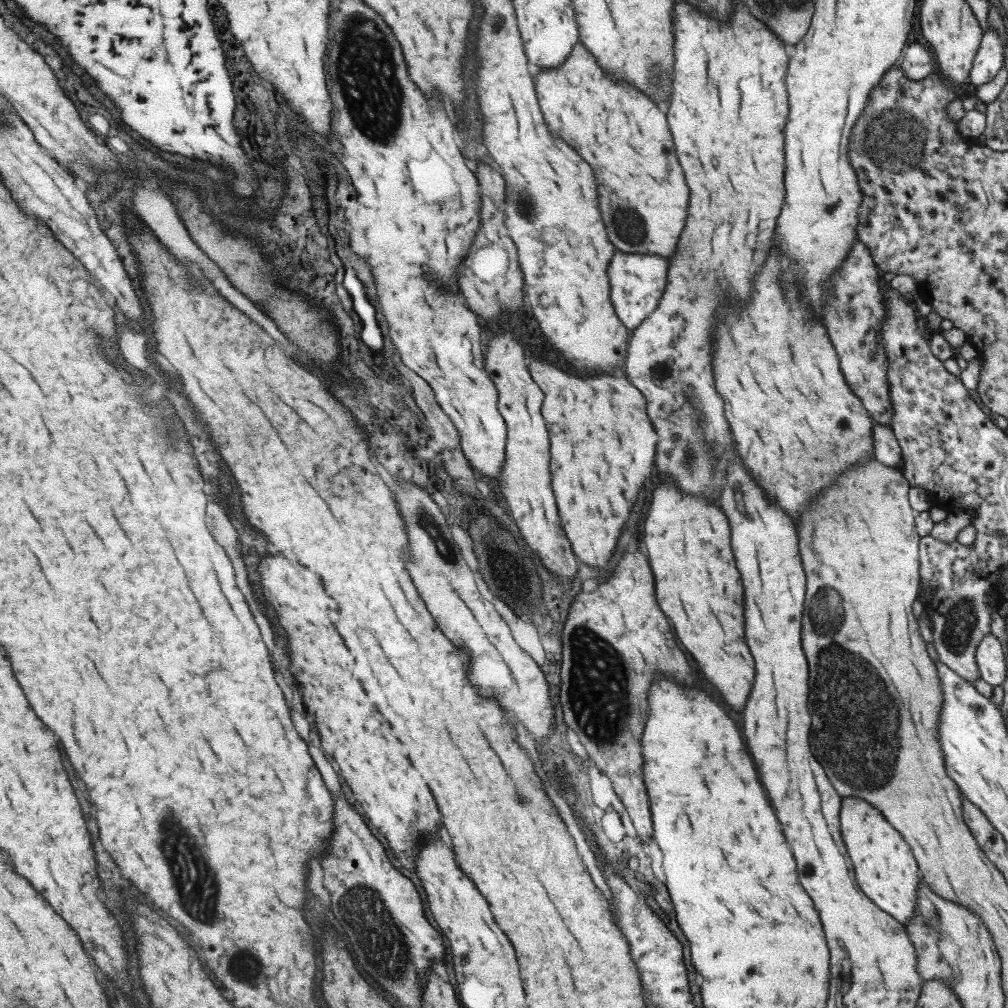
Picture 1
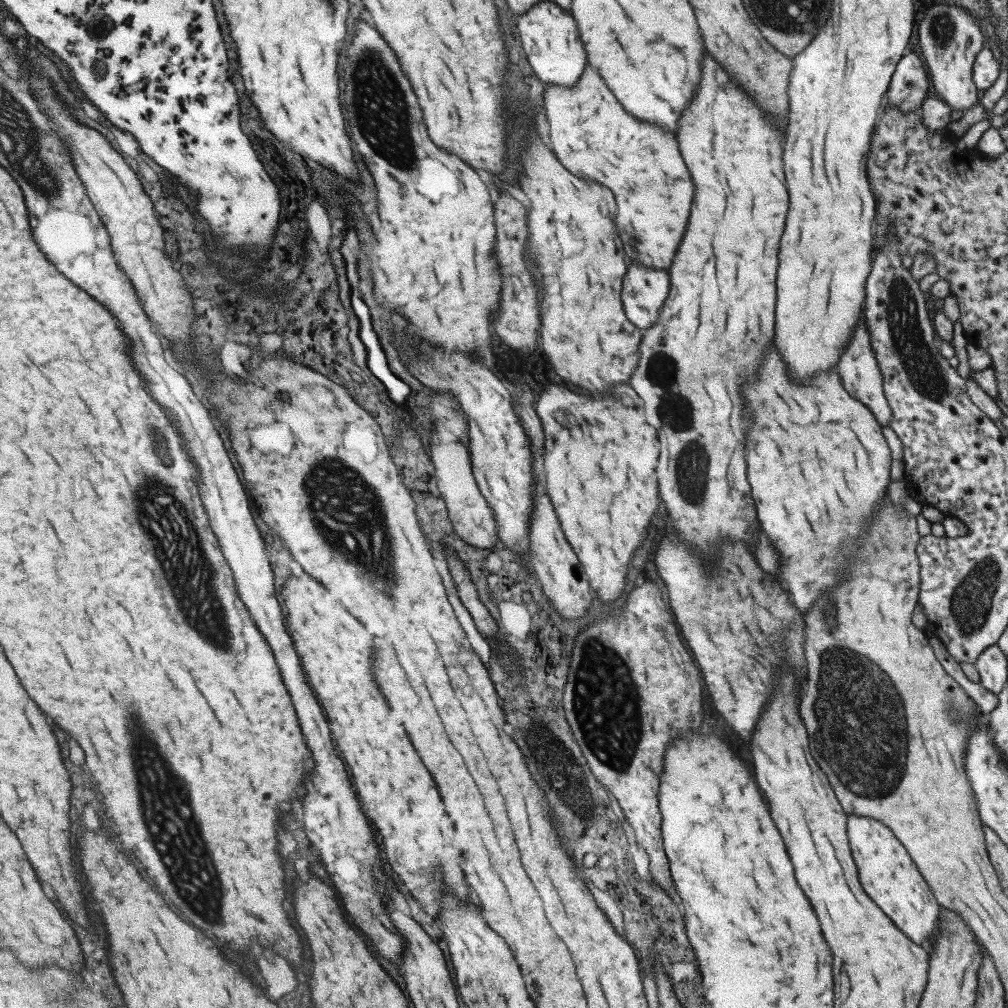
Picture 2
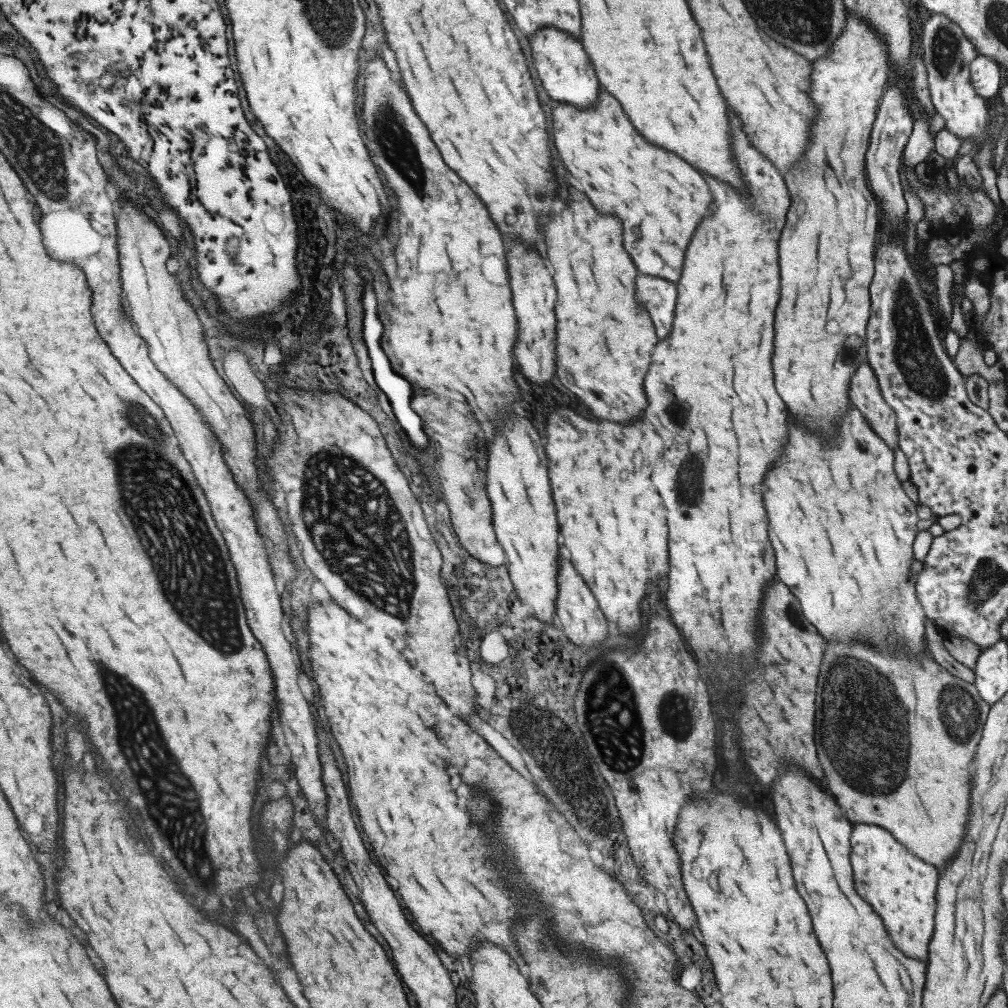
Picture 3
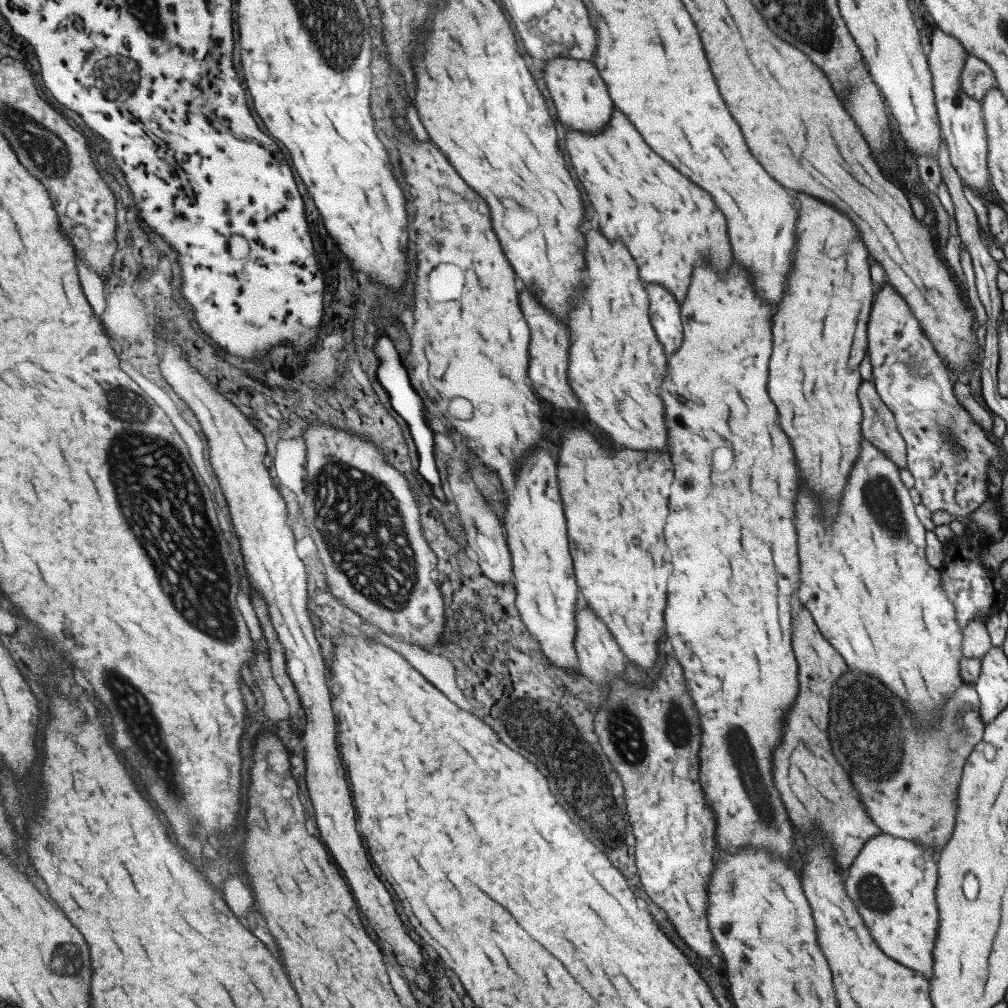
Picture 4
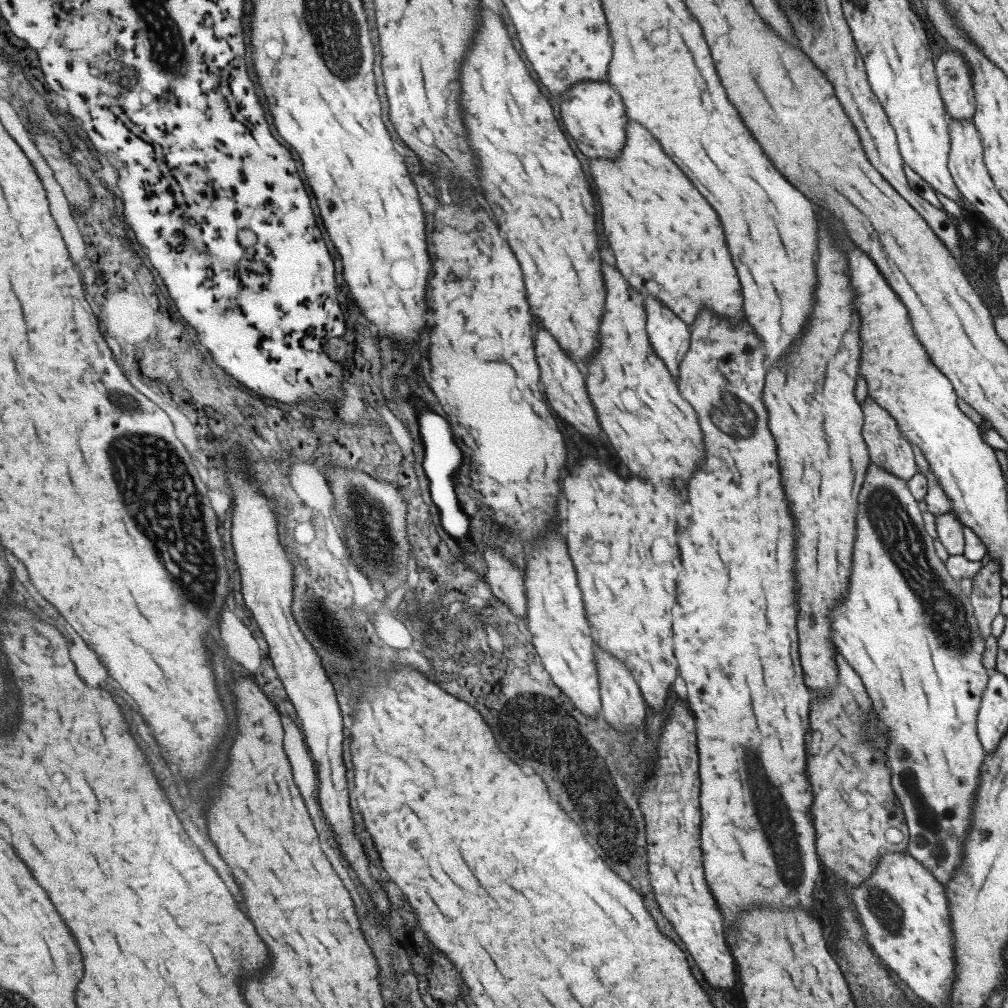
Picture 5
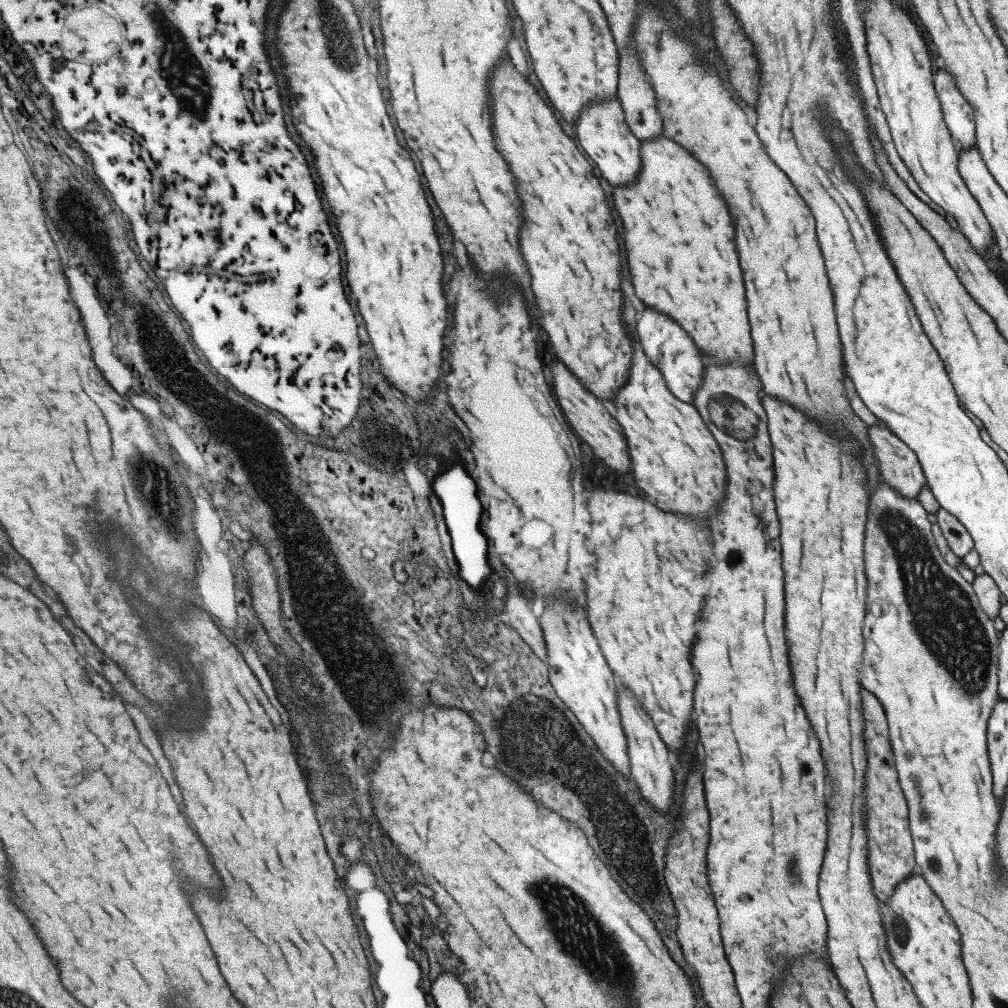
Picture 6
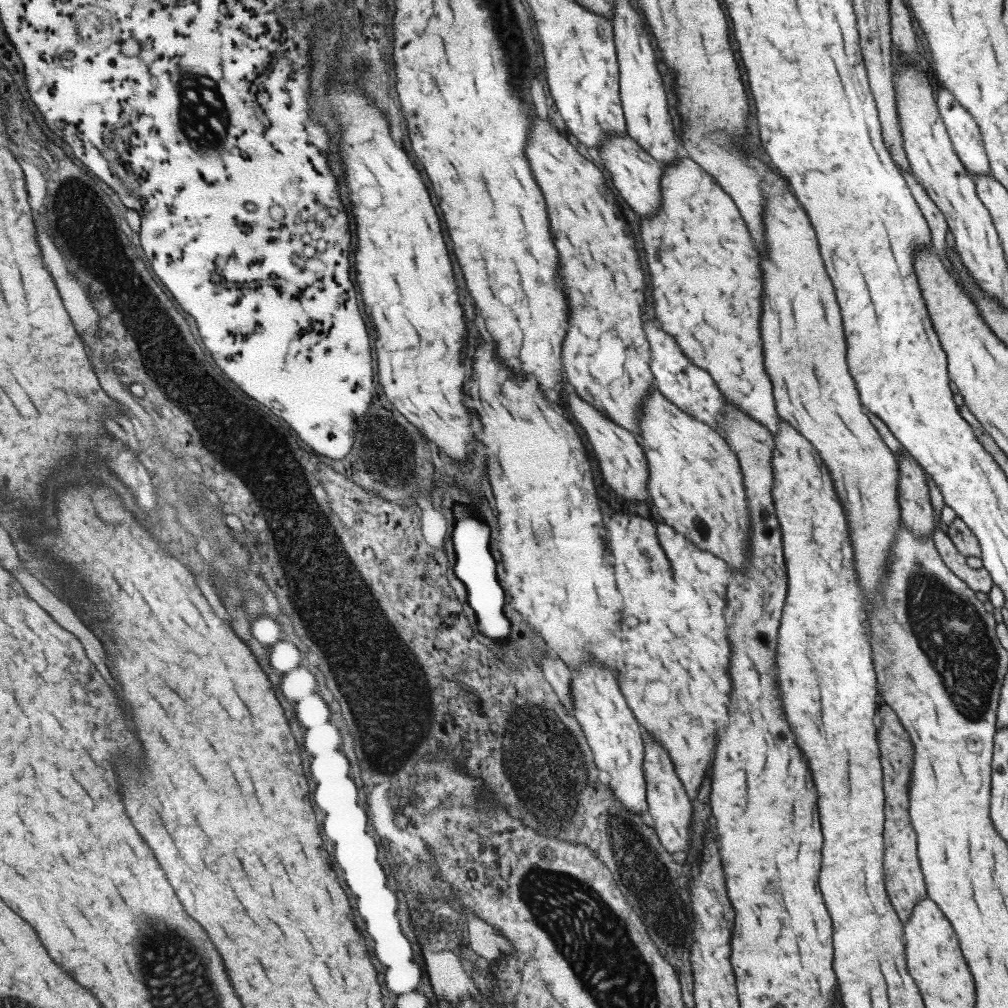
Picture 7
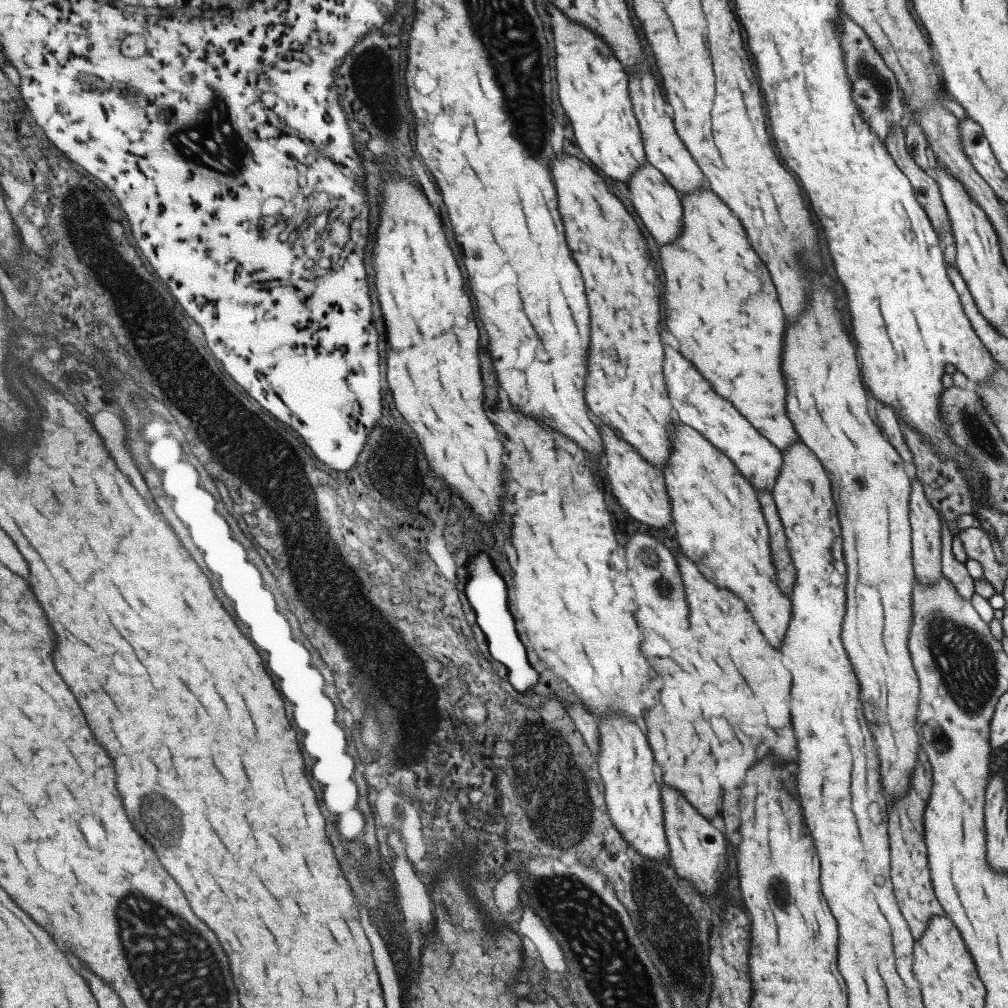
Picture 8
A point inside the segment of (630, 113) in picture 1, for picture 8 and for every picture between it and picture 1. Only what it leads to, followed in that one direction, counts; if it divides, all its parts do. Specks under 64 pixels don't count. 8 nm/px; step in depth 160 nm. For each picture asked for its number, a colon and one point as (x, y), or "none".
2: (590, 134)
3: (659, 198)
4: (665, 222)
5: (666, 240)
6: (678, 235)
7: (705, 278)
8: (719, 304)

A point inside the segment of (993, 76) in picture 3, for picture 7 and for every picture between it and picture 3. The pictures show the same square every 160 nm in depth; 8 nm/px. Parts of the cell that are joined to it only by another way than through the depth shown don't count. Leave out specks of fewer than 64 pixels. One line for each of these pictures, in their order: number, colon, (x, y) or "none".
4: (976, 79)
5: (953, 76)
6: (957, 114)
7: (963, 133)

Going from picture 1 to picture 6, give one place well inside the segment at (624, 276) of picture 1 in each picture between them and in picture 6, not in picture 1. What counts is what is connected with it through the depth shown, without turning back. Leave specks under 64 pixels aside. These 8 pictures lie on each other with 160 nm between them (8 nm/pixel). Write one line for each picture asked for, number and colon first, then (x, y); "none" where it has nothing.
2: (643, 289)
3: (656, 296)
4: (663, 310)
5: (669, 336)
6: (669, 348)

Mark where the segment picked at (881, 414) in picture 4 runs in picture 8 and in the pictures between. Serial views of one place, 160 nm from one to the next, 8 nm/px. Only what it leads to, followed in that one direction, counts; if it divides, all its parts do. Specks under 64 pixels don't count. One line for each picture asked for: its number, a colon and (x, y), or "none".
5: (887, 447)
6: (899, 468)
7: (915, 509)
8: (925, 534)

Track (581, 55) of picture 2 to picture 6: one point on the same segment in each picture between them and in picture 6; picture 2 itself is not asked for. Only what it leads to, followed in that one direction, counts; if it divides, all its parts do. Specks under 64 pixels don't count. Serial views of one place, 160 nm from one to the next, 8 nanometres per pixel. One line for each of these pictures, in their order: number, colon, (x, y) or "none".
3: (566, 73)
4: (580, 97)
5: (592, 113)
6: (601, 130)

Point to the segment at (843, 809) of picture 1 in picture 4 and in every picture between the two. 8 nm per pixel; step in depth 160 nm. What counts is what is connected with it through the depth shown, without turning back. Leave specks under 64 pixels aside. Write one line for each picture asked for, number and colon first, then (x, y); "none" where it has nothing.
2: (889, 878)
3: (900, 887)
4: (891, 881)

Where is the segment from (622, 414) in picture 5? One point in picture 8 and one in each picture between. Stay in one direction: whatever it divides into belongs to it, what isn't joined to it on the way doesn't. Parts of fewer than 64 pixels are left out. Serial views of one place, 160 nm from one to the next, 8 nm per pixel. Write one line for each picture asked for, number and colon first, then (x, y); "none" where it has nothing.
6: (673, 458)
7: (694, 481)
8: (717, 523)

